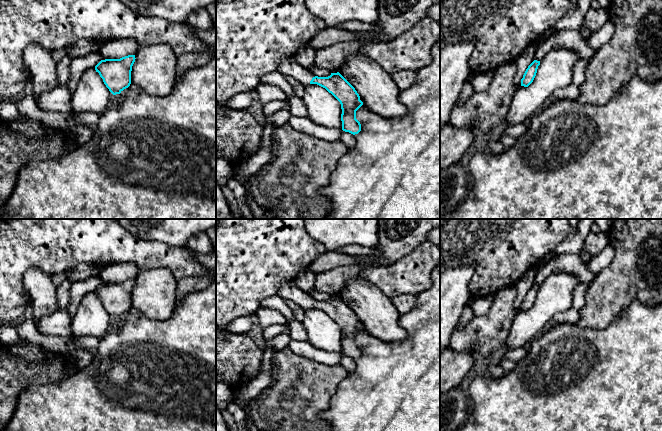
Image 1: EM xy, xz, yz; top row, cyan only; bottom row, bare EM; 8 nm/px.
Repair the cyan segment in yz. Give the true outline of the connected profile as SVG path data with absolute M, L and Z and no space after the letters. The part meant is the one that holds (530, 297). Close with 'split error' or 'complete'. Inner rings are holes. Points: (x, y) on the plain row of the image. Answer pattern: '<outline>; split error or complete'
M534 284L526 293L523 302L521 303L521 310L528 311L534 304L540 285Z; complete

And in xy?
M128 279L120 283L105 283L95 290L96 296L99 297L113 319L120 318L130 310L135 283L135 279Z; complete

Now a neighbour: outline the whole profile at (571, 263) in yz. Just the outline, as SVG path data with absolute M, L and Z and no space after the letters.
M579 253L562 254L543 264L537 270L534 284L541 285L550 275L557 272L567 272L576 275L581 282L592 281L594 278L588 266L582 262Z

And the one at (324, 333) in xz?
M309 308L304 312L303 325L306 328L309 342L320 350L342 354L341 328L325 312Z

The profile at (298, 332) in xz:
M294 319L289 323L289 329L290 329L289 336L292 340L309 342L306 328L304 327L302 322Z

